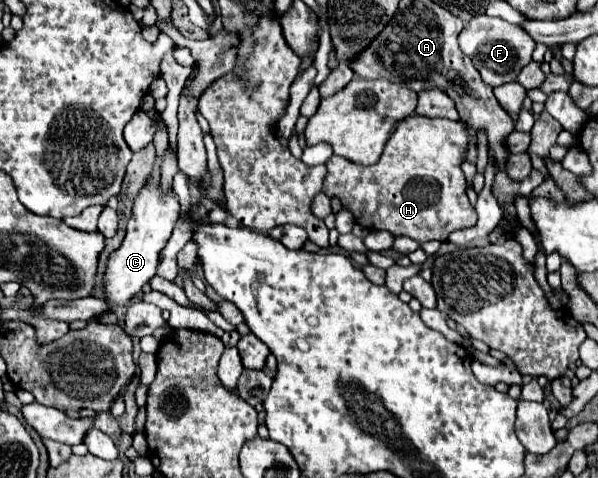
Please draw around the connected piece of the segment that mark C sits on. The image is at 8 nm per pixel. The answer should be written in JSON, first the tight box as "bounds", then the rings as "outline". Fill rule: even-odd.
{"bounds":[104,176,180,306],"outline":[[[148,176],[134,200],[134,208],[132,208],[132,216],[128,220],[124,242],[116,252],[110,254],[110,260],[108,260],[106,298],[104,300],[110,306],[126,306],[128,300],[134,294],[138,294],[142,290],[142,286],[148,284],[148,280],[156,274],[160,250],[166,246],[166,242],[172,234],[172,228],[178,222],[178,212],[180,212],[180,204],[178,204],[174,190],[172,188],[164,190],[160,180],[154,180],[152,176]]]}

